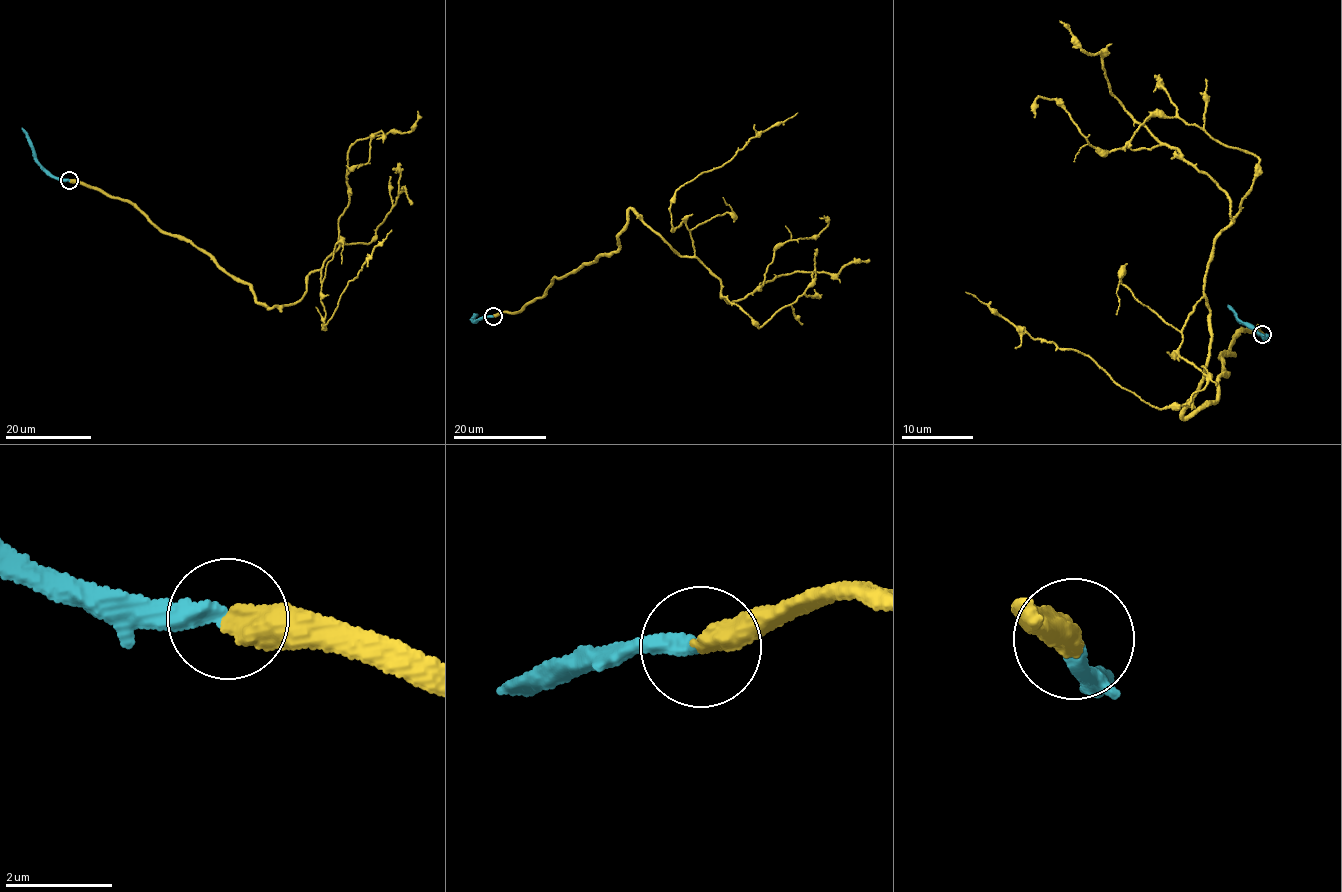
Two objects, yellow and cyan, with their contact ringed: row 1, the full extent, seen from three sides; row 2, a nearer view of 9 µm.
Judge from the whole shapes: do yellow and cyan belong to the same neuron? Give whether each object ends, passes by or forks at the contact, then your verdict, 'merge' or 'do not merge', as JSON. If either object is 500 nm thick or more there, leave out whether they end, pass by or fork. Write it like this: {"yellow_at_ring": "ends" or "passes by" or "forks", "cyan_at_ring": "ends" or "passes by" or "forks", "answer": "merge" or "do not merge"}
{"yellow_at_ring": "ends", "cyan_at_ring": "ends", "answer": "merge"}

